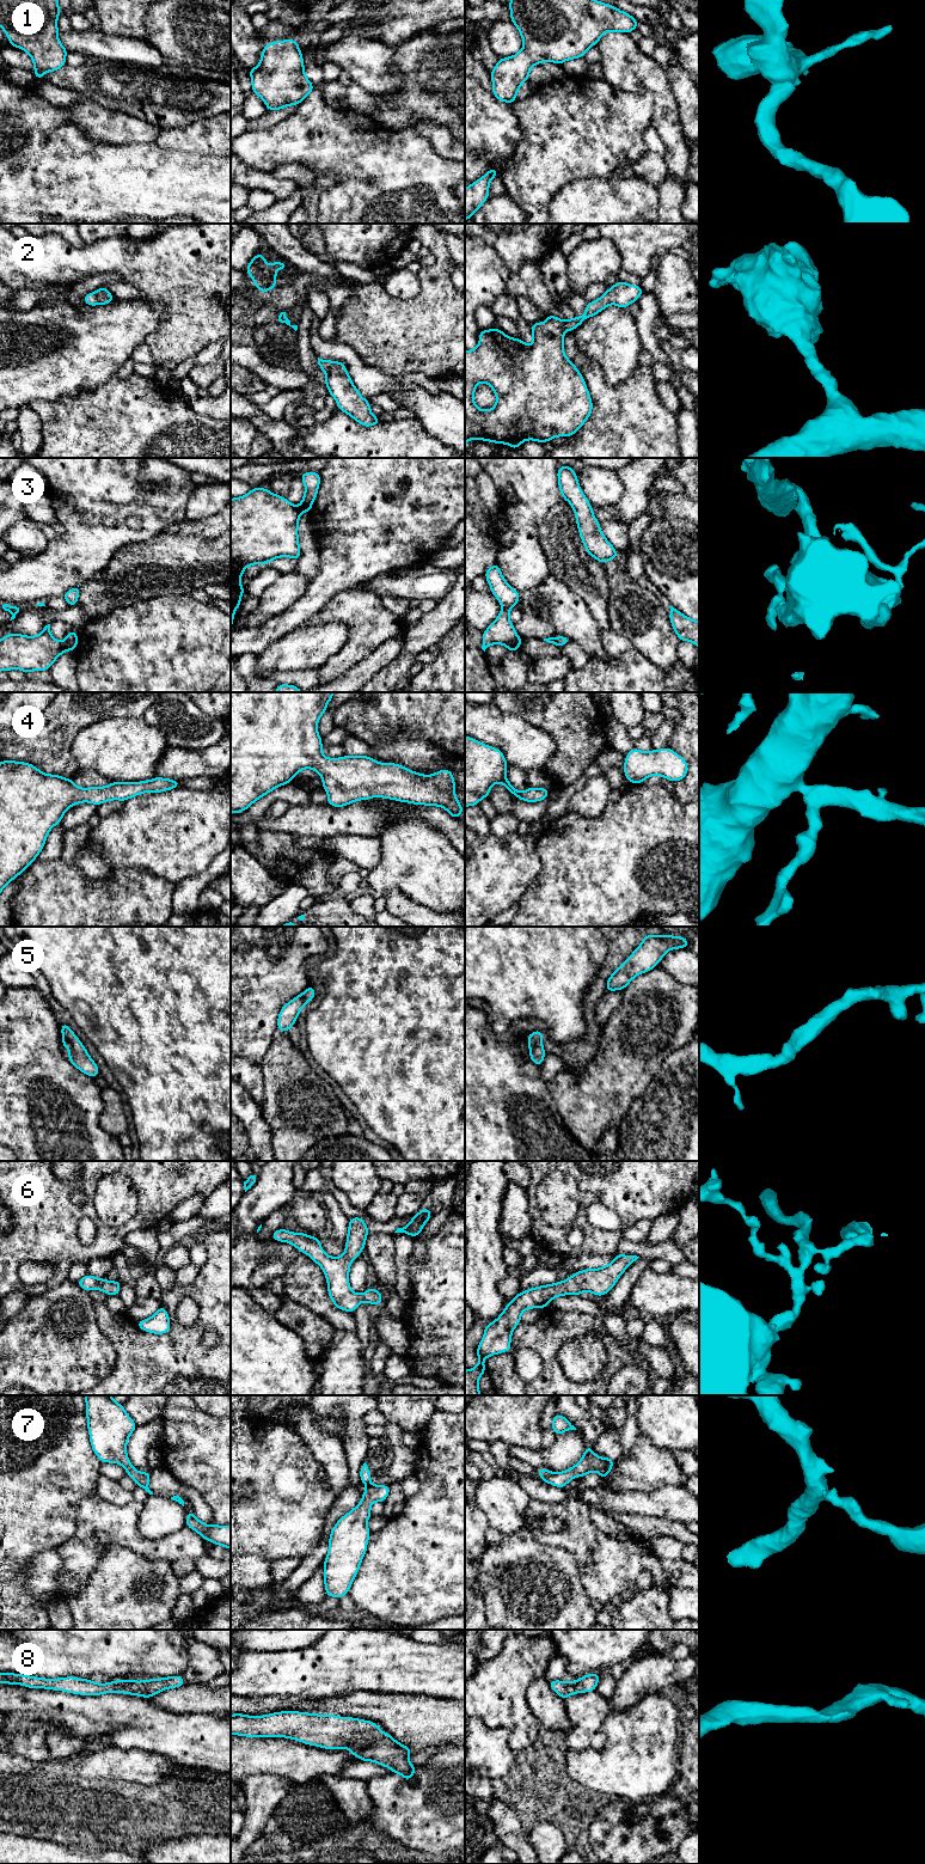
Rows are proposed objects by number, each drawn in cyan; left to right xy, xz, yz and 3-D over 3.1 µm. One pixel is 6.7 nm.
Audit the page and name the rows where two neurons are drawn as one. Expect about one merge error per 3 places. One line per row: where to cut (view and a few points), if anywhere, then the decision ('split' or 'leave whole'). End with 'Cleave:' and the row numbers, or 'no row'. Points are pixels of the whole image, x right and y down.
1: no cut | leave whole
2: no cut | leave whole
3: xy (63, 642), (67, 649) | split
4: no cut | leave whole
5: no cut | leave whole
6: no cut | leave whole
7: no cut | leave whole
8: no cut | leave whole
Cleave: 3

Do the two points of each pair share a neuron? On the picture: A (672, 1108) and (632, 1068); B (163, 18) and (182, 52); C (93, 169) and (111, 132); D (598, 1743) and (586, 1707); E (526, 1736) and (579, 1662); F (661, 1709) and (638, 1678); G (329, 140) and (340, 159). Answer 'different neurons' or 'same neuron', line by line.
A: different neurons
B: same neuron
C: different neurons
D: same neuron
E: different neurons
F: different neurons
G: same neuron

